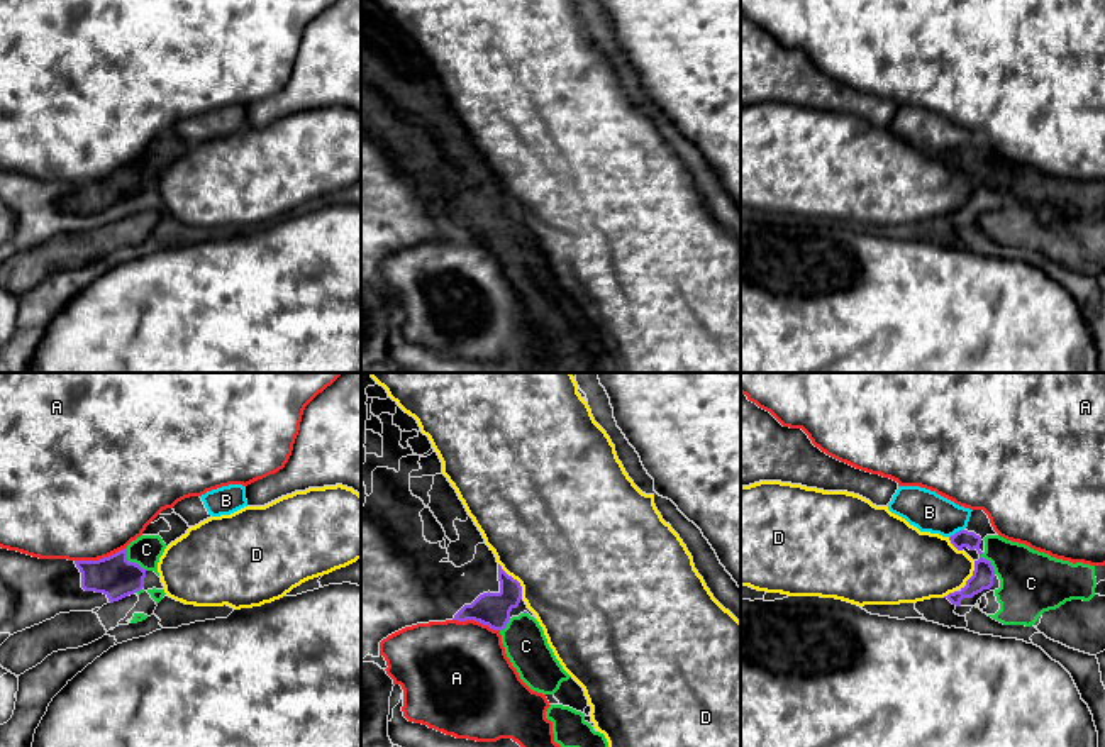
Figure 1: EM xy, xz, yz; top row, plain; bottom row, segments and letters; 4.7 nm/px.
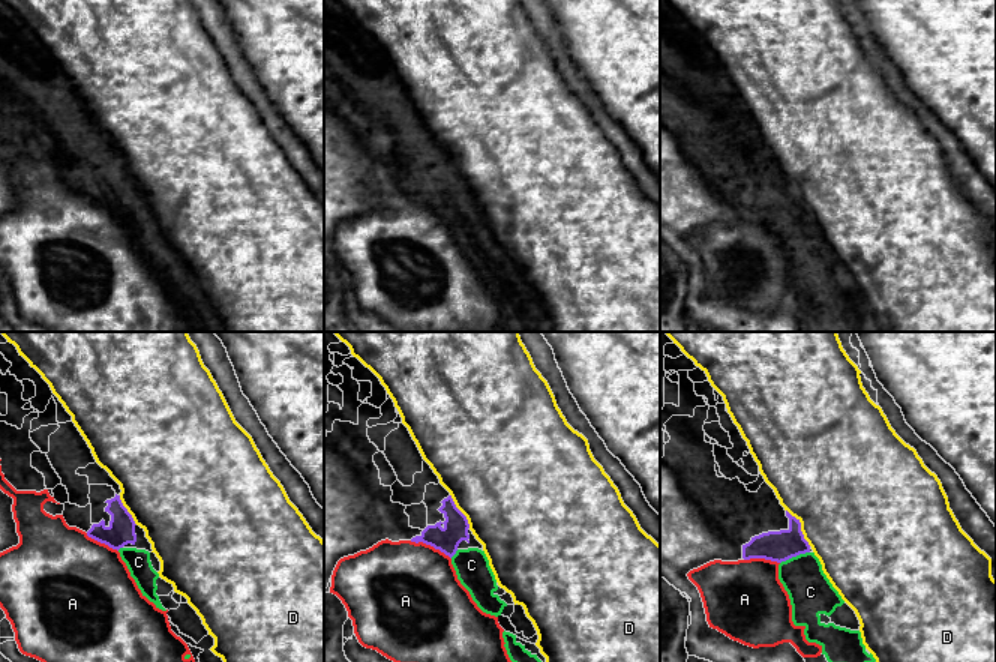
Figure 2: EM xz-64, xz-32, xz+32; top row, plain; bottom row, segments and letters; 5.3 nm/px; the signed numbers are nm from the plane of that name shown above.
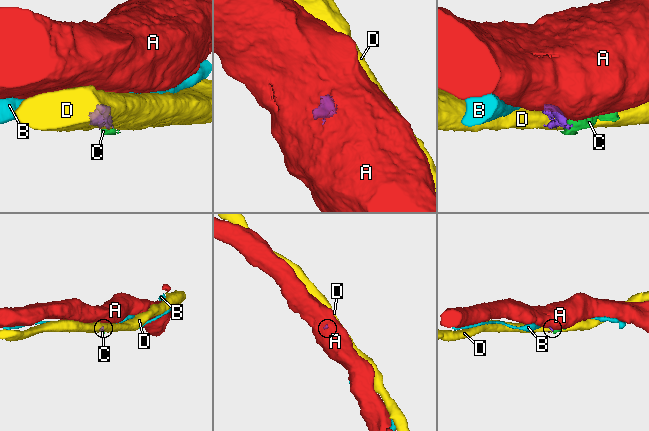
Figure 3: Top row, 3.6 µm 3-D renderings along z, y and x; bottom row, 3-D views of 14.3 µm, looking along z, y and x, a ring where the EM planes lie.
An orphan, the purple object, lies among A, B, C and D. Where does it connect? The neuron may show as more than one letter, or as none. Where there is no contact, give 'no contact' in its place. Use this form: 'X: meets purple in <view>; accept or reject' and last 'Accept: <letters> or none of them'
A: meets purple in xy; reject
B: meets purple in yz; reject
C: meets purple in xy; accept
D: meets purple in xz; reject
Accept: C

